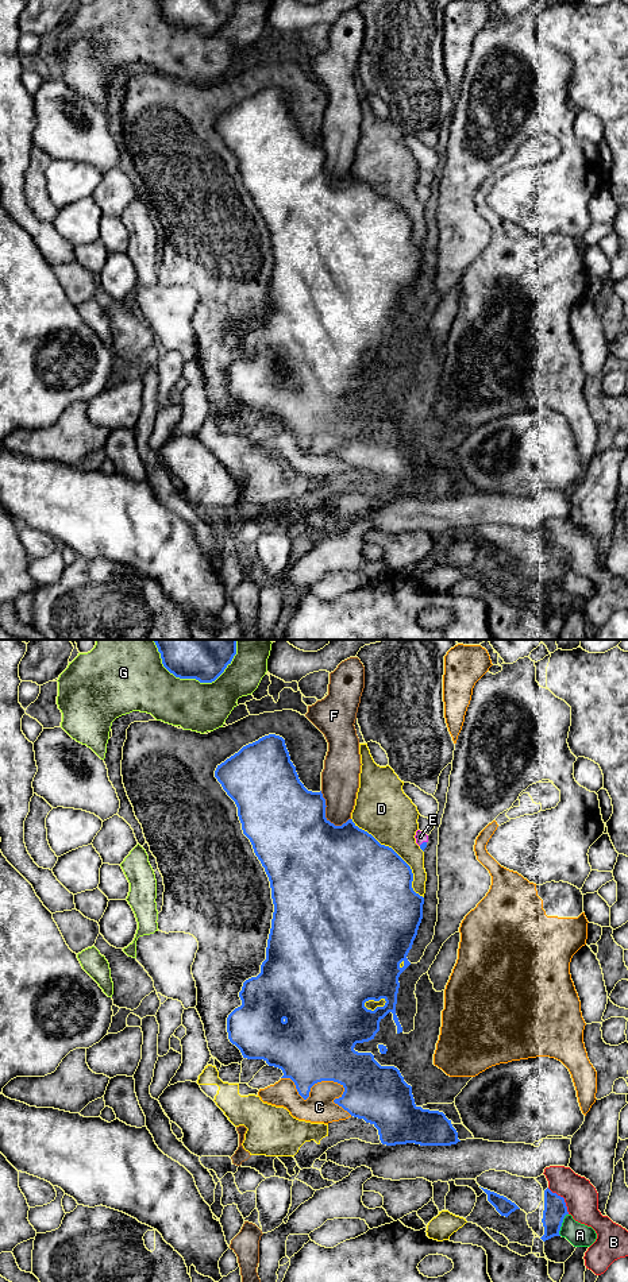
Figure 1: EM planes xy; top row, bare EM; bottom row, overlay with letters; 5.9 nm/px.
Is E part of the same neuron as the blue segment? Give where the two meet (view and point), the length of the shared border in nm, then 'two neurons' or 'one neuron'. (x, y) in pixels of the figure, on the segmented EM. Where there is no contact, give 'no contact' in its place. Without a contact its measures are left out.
xy (423, 842) | 50 nm | one neuron

